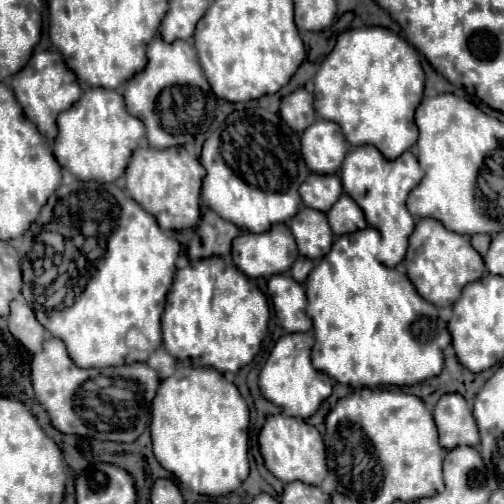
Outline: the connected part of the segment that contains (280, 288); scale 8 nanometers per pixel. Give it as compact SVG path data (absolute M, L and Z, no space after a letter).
M274 274L268 278L268 296L272 298L276 316L286 332L310 332L312 320L306 314L304 286L290 274Z

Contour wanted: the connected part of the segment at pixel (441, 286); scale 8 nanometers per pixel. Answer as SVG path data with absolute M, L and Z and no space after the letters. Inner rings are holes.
M420 218L412 236L410 236L410 250L406 252L404 266L406 274L416 286L418 294L432 302L434 306L452 306L460 294L462 288L468 282L474 282L484 274L484 262L482 256L472 248L470 238L466 234L456 234L444 226L436 218Z

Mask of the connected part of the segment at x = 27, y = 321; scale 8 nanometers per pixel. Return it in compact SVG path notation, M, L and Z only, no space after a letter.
M24 300L10 302L8 330L28 352L38 352L42 348L44 328L38 324L32 308Z

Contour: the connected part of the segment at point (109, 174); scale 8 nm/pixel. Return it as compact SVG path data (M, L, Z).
M88 88L72 108L58 114L58 136L54 156L60 166L68 168L80 180L114 182L126 170L130 154L140 144L144 126L126 112L124 96L116 90Z

